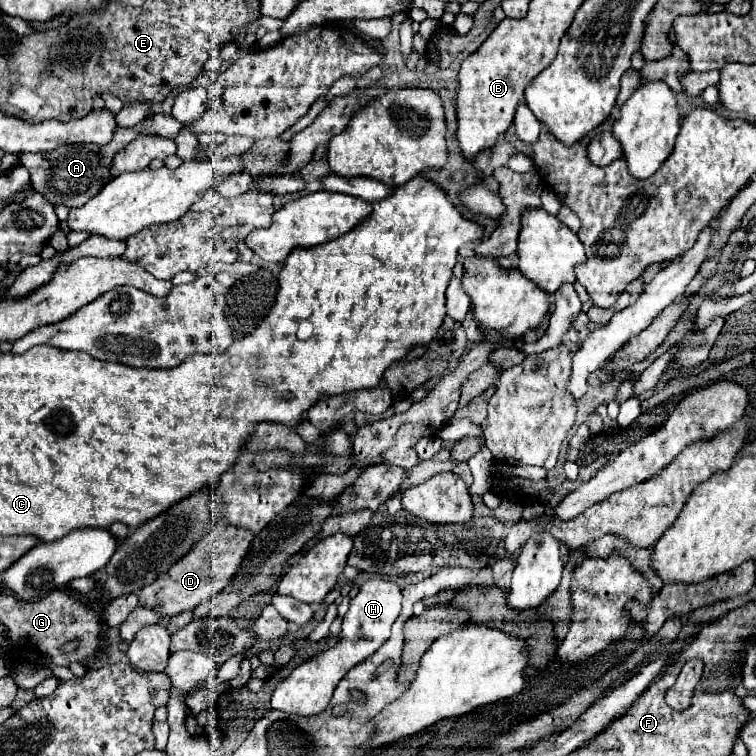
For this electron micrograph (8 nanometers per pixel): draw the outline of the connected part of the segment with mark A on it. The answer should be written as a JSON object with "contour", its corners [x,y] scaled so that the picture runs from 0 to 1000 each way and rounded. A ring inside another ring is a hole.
{"contour":[[[202,151],[184,164],[173,169],[155,169],[149,177],[149,185],[144,193],[131,190],[86,190],[67,201],[33,201],[28,206],[28,217],[41,230],[41,246],[46,254],[52,254],[65,270],[78,272],[86,270],[91,275],[104,275],[112,267],[118,267],[134,249],[147,238],[147,214],[157,198],[163,198],[173,185],[179,185],[184,177],[210,177],[221,183],[231,183],[239,172],[239,164],[229,153],[218,151]]]}

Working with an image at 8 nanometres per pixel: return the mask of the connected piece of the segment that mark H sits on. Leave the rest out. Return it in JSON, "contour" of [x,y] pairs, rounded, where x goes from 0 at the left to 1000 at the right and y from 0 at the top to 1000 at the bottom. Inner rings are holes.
{"contour":[[[493,765],[485,767],[470,791],[464,791],[462,807],[454,817],[454,844],[435,857],[422,862],[419,868],[409,870],[406,876],[396,878],[361,915],[358,921],[358,937],[385,942],[385,944],[398,944],[398,947],[411,947],[422,944],[433,937],[440,913],[446,902],[475,876],[480,876],[485,868],[491,868],[504,852],[515,844],[517,828],[525,820],[530,810],[530,778],[507,765]]]}

